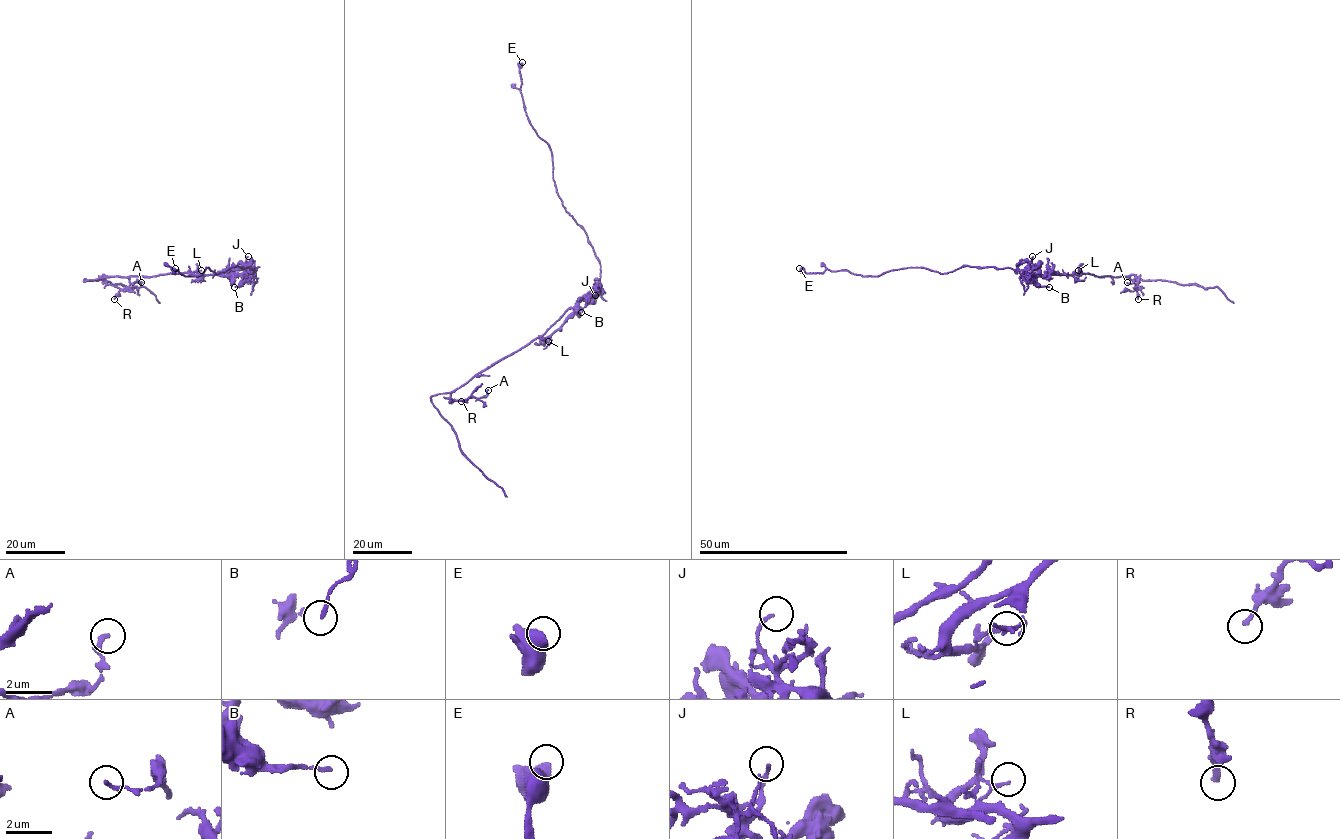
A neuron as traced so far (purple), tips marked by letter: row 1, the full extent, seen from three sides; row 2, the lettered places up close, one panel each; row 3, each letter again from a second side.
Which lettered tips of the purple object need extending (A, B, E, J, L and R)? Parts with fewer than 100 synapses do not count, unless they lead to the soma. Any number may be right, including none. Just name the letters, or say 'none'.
none

